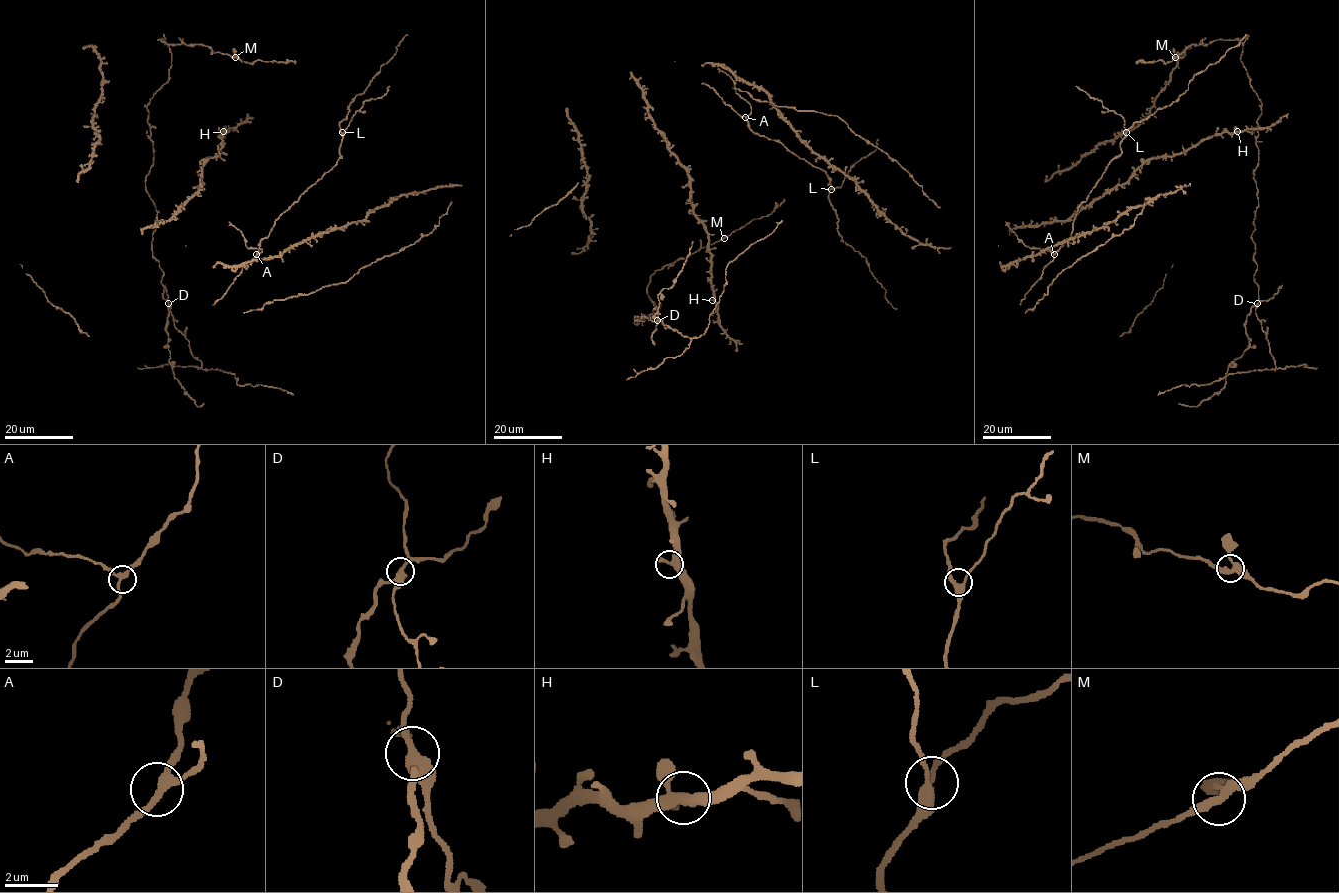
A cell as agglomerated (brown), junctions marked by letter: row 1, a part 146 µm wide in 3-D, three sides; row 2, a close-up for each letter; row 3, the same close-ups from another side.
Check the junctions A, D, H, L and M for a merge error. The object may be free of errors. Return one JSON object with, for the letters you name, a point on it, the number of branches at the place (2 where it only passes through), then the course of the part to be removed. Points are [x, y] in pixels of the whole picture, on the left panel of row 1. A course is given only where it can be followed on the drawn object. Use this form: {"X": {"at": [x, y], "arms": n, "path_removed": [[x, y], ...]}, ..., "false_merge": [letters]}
{"D": {"at": [168, 303], "arms": 3, "path_removed": [[168, 304], [166, 332], [168, 361], [173, 376], [198, 407], [204, 403]]}, "false_merge": ["D"]}

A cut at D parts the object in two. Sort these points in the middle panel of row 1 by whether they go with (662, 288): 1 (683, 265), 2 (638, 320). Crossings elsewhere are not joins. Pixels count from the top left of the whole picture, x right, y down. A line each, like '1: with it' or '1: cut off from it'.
1: with it
2: cut off from it

